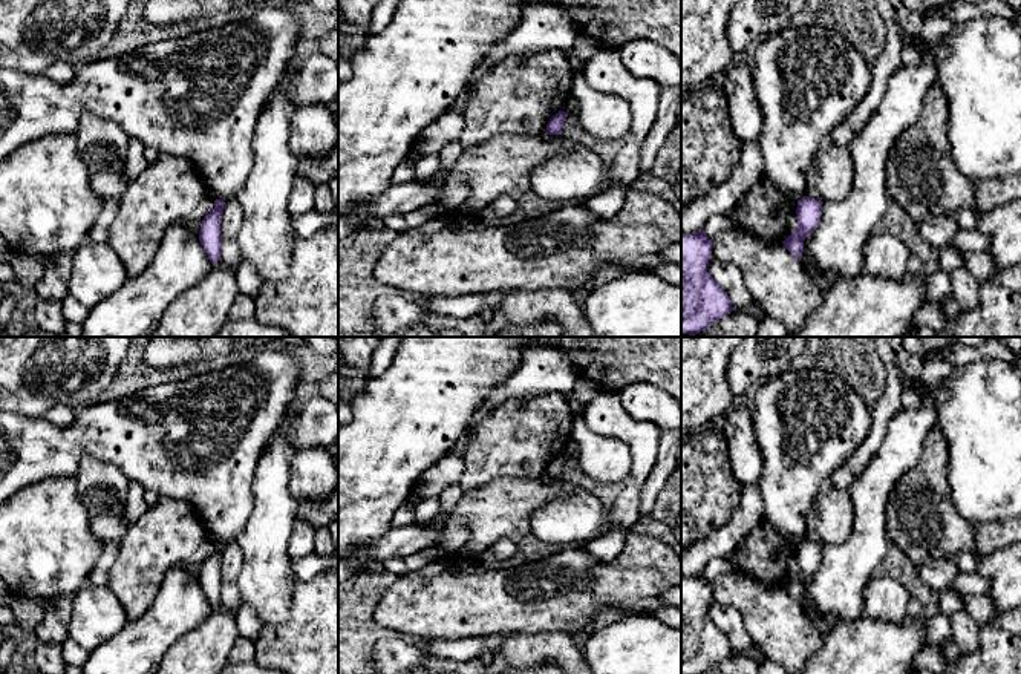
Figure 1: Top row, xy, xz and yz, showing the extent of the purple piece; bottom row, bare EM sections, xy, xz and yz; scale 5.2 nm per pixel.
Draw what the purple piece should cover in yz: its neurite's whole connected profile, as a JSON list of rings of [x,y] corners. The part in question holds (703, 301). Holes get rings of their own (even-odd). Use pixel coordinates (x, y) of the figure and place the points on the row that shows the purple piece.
[[[706,231],[681,234],[681,334],[700,334],[713,322],[733,311],[724,288],[707,273],[712,257],[712,239]]]

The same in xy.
[[[222,199],[214,201],[214,208],[204,218],[199,231],[199,240],[211,263],[220,260],[222,236],[220,222],[225,202]]]

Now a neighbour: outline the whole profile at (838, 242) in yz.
[[[914,31],[911,37],[922,61],[914,67],[899,64],[891,74],[880,104],[850,142],[848,150],[854,167],[853,188],[842,201],[824,201],[819,225],[807,242],[811,263],[819,270],[836,273],[839,279],[853,277],[863,271],[865,244],[880,228],[891,199],[888,193],[889,150],[895,139],[920,116],[925,97],[937,83],[935,55]]]

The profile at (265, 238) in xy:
[[[291,64],[260,112],[251,139],[254,165],[236,195],[243,213],[237,236],[240,253],[265,283],[279,283],[288,277],[297,240],[288,198],[297,164],[289,150],[289,127],[298,109],[292,101],[298,70]]]

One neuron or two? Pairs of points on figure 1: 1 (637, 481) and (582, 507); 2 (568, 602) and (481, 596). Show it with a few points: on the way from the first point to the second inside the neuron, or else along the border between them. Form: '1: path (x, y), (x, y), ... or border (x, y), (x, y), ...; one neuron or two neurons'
1: border (609, 510), (609, 526), (588, 541); two neurons
2: path (547, 602), (502, 601); one neuron

